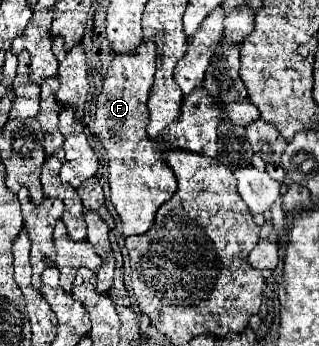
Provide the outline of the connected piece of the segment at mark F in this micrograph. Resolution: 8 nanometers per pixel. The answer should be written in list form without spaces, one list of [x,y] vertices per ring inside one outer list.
[[[146,41],[132,55],[114,55],[112,67],[106,75],[102,93],[96,99],[96,137],[102,141],[108,153],[108,181],[112,201],[118,207],[122,221],[122,235],[142,235],[152,223],[158,207],[174,195],[174,173],[162,161],[160,153],[154,151],[152,141],[146,139],[148,109],[146,99],[154,81],[156,67],[156,45]]]

